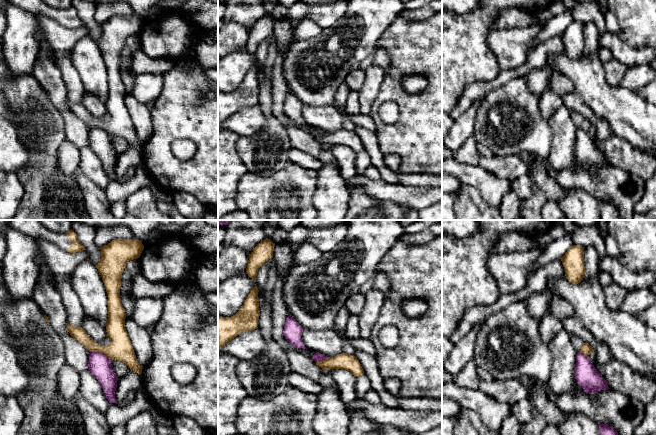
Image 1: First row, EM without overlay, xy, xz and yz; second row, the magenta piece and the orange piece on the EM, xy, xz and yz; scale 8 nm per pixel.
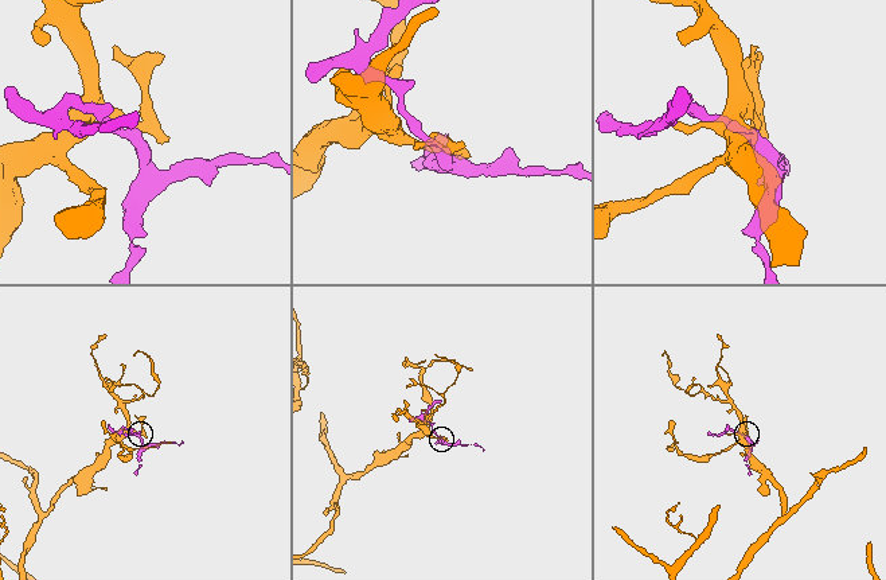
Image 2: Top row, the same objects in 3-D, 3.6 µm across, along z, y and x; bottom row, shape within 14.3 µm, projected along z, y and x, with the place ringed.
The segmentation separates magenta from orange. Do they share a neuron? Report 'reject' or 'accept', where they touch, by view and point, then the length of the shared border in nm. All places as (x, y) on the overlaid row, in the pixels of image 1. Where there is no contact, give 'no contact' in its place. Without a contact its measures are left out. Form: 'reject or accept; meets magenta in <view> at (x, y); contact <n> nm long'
reject; meets magenta in xy at (101, 353); contact 190 nm long

